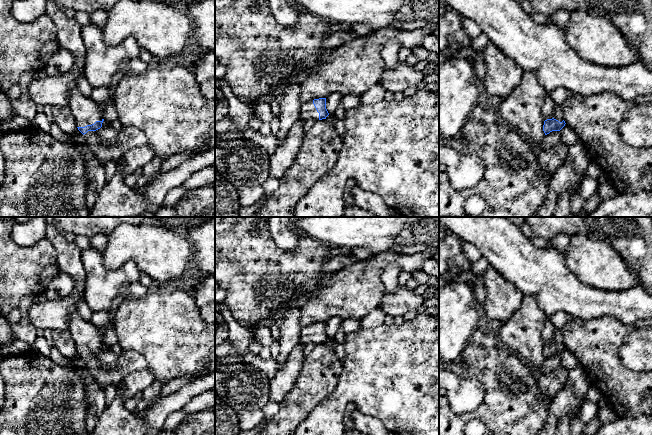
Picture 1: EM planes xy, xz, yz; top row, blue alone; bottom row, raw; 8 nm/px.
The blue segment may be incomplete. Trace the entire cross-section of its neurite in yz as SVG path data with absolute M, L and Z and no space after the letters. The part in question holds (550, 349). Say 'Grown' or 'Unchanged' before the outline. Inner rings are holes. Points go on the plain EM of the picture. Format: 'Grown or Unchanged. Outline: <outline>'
Grown. Outline: M555 330L553 342L544 345L543 355L546 360L539 369L539 393L544 399L554 398L567 383L568 370L560 358L565 348L562 330Z

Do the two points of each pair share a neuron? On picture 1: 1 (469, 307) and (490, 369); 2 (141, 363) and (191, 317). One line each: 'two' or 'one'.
1: two
2: two

